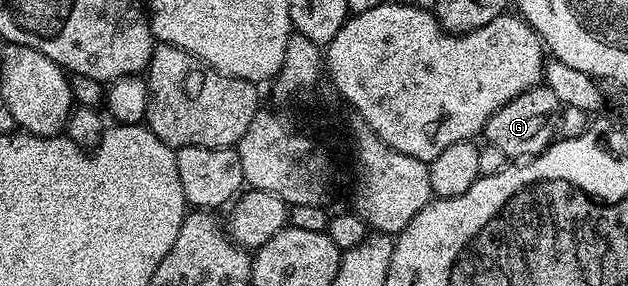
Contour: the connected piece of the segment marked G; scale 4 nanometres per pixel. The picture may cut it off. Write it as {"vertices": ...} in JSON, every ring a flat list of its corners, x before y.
{"vertices":[[539,83,516,95,516,99,504,103,504,107,491,115,484,130,485,144,498,147,507,159,539,157,556,140,556,122,559,116,560,102,556,99,556,91,552,91,545,83]]}

